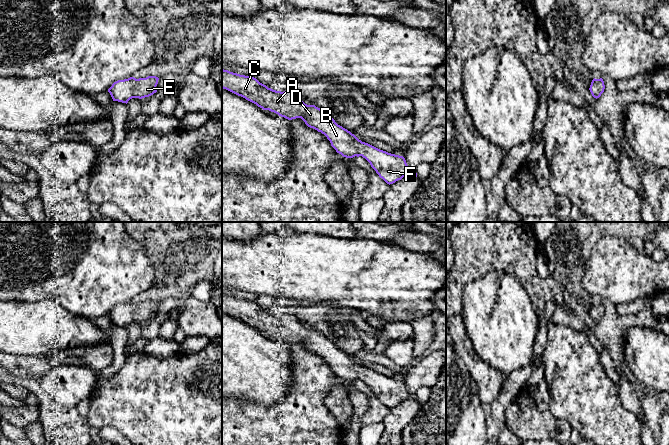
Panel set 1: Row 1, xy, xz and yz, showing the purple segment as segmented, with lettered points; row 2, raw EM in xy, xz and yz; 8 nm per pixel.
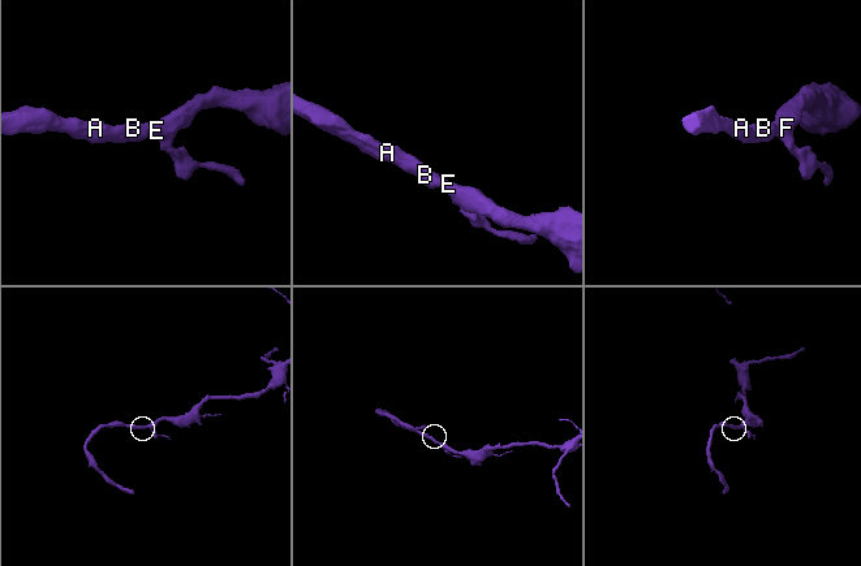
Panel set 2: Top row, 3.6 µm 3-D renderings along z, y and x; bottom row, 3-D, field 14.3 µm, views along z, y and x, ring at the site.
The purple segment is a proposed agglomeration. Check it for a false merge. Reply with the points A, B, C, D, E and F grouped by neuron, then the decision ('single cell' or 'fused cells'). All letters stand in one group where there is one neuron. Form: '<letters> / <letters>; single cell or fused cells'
A B C D E F; single cell

